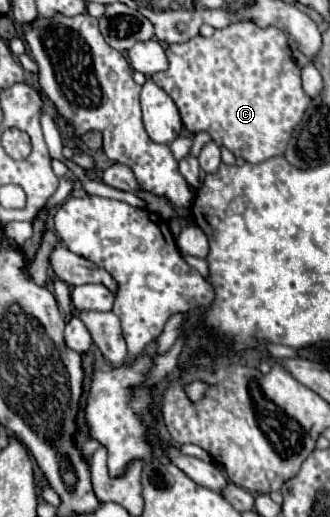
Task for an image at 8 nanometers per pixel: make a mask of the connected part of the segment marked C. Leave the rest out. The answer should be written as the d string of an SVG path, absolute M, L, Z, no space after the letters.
M235 22L215 30L211 38L195 36L185 44L167 46L167 58L167 72L157 72L151 80L171 96L191 134L207 130L213 136L213 142L227 146L235 156L241 156L251 164L265 162L285 152L291 132L301 122L311 100L301 88L301 68L291 58L285 32L277 28L257 28L249 22Z

